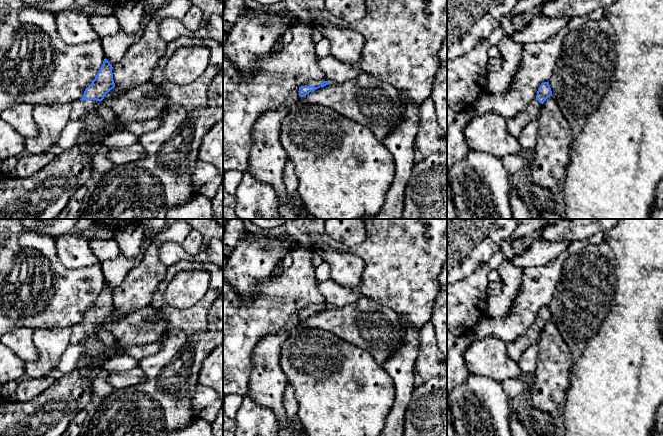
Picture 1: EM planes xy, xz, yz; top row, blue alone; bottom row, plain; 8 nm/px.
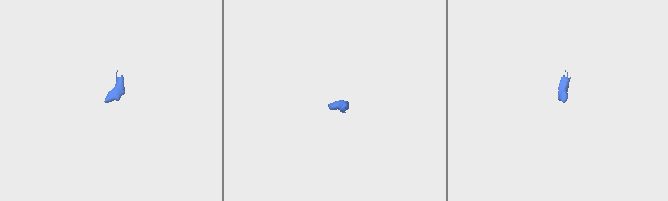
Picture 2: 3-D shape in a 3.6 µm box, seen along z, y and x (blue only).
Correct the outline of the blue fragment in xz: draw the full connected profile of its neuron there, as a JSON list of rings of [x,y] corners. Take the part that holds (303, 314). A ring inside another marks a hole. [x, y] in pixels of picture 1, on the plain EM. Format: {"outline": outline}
{"outline": [[[307,305],[304,308],[301,309],[301,311],[299,312],[299,320],[302,322],[304,320],[306,320],[307,318],[309,318],[310,316],[320,312],[320,311],[324,311],[326,309],[328,309],[329,307],[327,305]]]}

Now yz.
{"outline": [[[544,306],[538,312],[536,322],[522,336],[514,341],[506,342],[508,354],[514,361],[519,361],[526,348],[537,344],[542,328],[550,320],[552,320],[552,315],[549,306]]]}

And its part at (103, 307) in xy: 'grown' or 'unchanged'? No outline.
grown

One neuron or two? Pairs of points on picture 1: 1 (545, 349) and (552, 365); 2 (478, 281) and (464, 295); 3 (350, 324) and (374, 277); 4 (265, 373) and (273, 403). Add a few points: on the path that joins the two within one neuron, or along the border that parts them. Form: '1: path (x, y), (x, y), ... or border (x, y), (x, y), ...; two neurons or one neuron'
1: path (549, 353), (552, 356), (552, 361); one neuron
2: path (475, 284), (467, 292); one neuron
3: border (363, 295), (385, 307); two neurons
4: path (267, 380), (269, 396); one neuron

